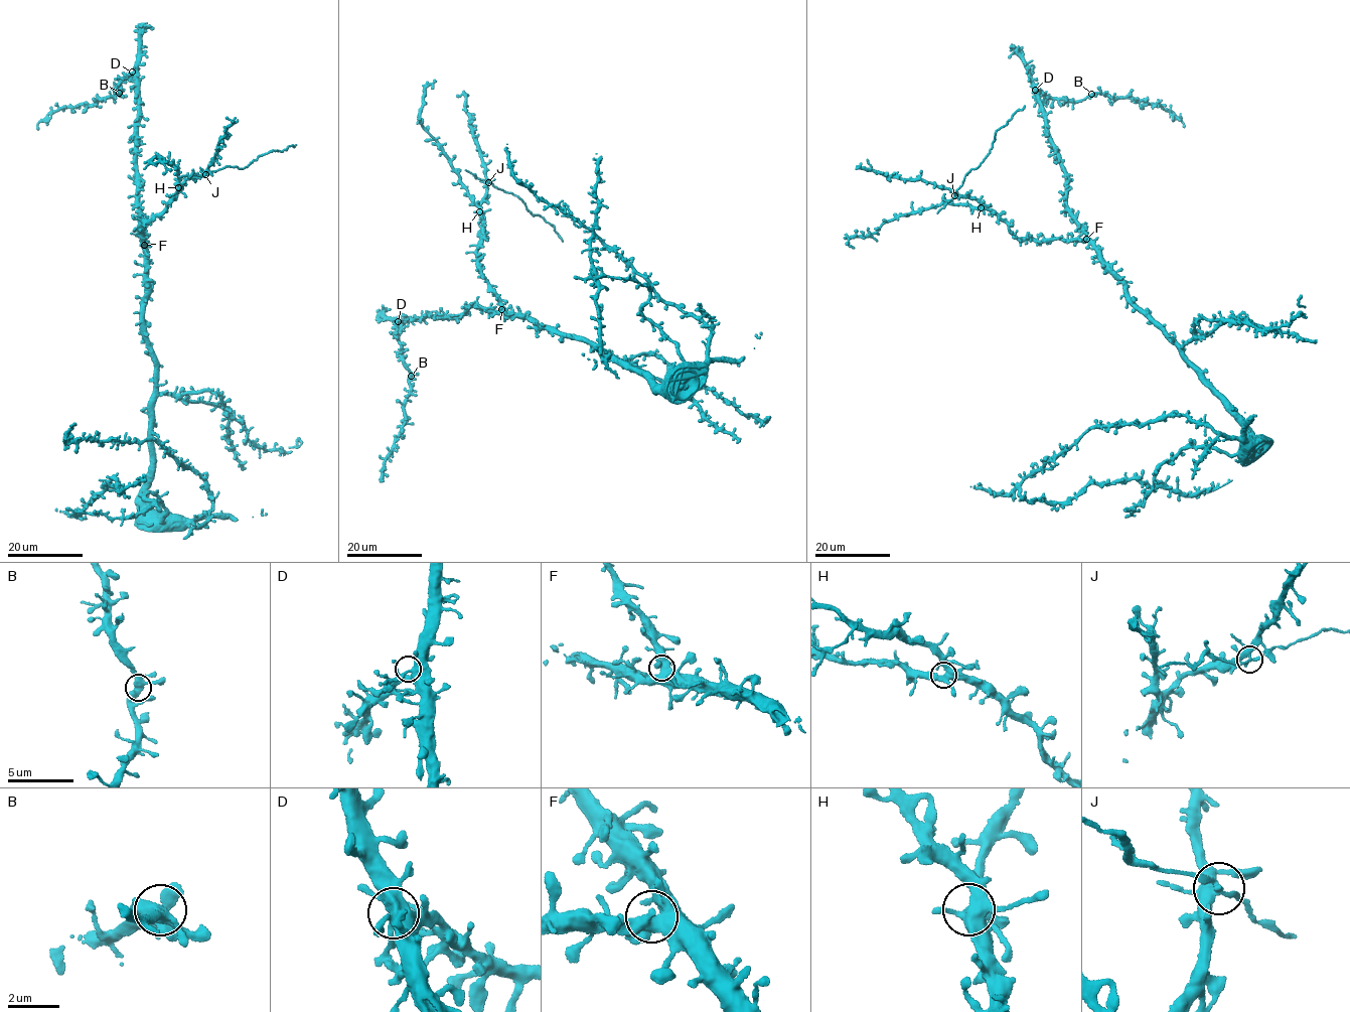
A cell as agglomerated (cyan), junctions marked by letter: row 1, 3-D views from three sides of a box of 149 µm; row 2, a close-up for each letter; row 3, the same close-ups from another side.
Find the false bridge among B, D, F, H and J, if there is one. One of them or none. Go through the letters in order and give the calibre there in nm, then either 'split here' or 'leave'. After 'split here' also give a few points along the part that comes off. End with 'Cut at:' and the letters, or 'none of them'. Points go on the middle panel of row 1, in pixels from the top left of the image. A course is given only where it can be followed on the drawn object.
B: 380 nm thick; leave
D: 340 nm thick; leave
F: 550 nm thick; leave
H: 500 nm thick; leave
J: 320 nm thick; split here; foreign part runs (488, 181), (521, 198), (532, 213), (552, 224), (562, 241)
Cut at: J

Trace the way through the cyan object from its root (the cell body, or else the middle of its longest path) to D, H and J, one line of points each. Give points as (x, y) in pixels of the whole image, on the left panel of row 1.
D: (171, 522), (153, 511), (143, 487), (156, 372), (143, 316), (149, 289), (132, 71)
H: (171, 522), (153, 511), (143, 487), (156, 372), (143, 321), (149, 289), (139, 227), (165, 209), (178, 187)
J: (171, 522), (143, 487), (156, 372), (139, 227), (186, 180), (205, 174)

